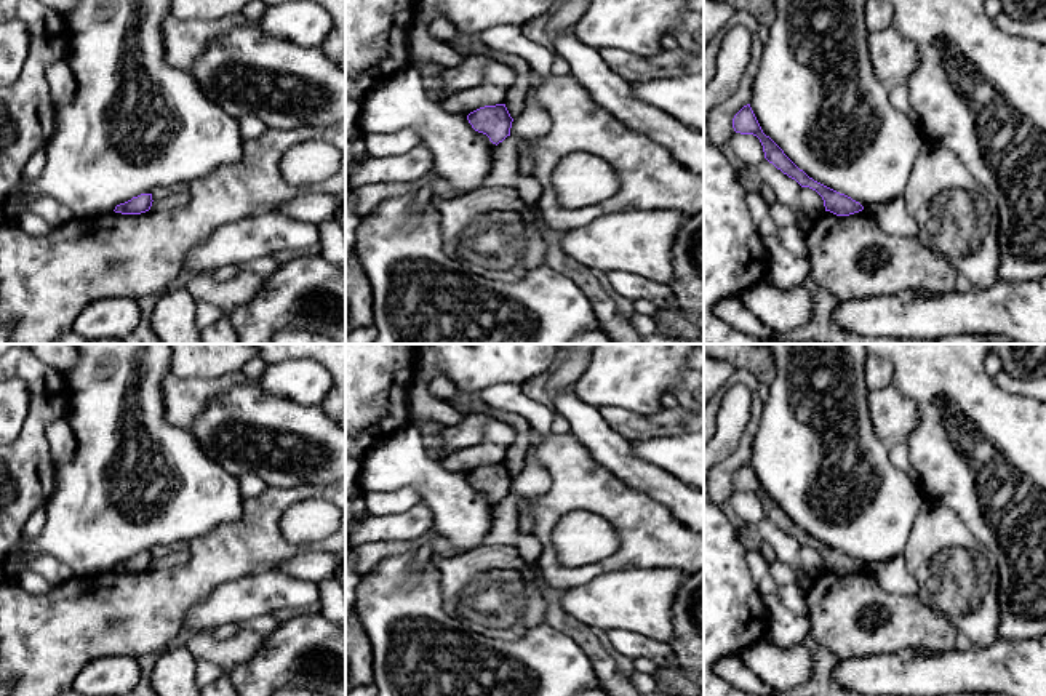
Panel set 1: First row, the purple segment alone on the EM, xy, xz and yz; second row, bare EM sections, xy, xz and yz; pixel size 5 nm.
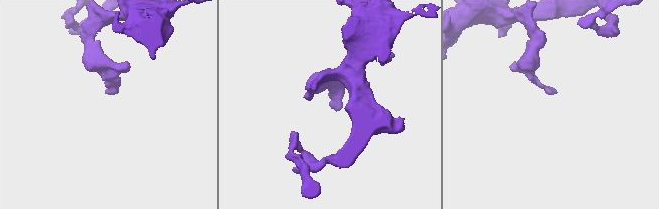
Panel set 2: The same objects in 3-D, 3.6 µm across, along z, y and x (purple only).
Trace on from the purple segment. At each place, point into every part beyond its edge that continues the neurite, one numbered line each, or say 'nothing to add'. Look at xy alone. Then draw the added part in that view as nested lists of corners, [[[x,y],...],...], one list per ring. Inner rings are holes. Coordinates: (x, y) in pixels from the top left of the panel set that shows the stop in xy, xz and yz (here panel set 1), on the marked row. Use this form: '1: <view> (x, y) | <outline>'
nothing to add

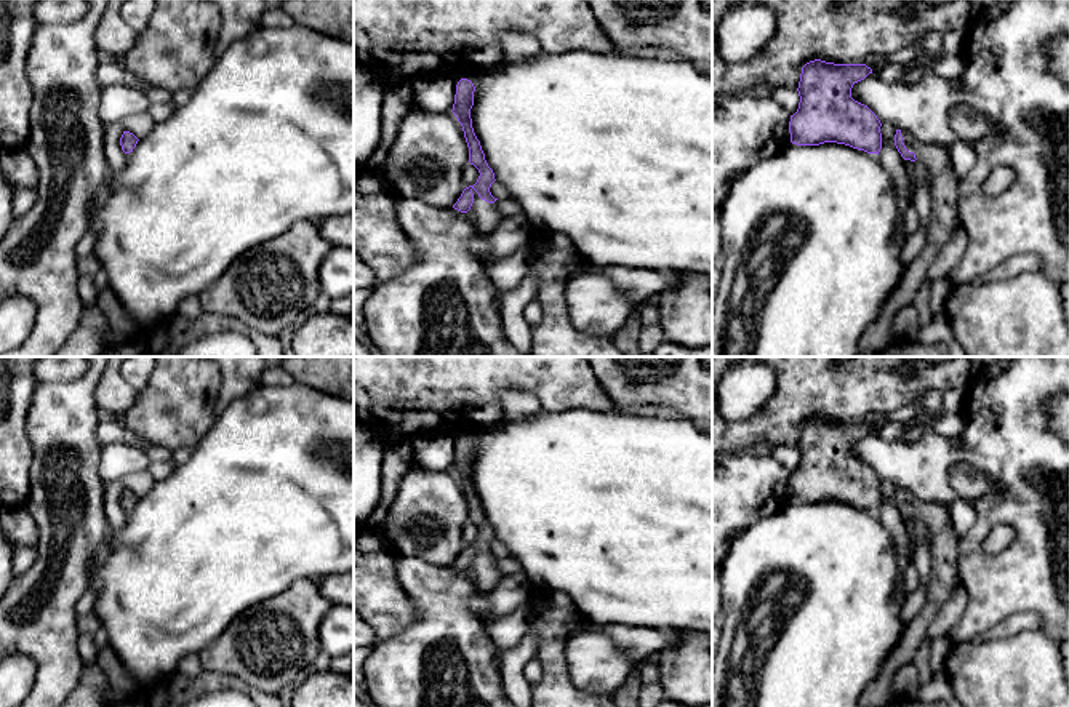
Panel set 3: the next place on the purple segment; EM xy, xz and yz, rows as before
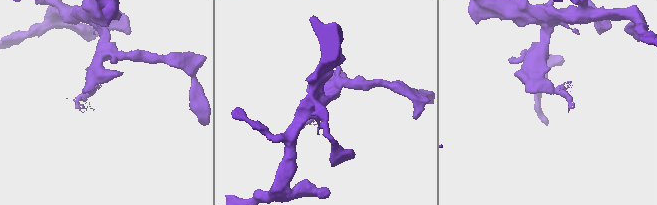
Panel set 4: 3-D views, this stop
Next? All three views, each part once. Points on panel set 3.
1: xz (487, 218) | [[[472,189],[474,203],[469,210],[475,230],[478,235],[485,237],[498,229],[504,216],[498,211],[496,202],[488,203],[478,197],[478,194]]]

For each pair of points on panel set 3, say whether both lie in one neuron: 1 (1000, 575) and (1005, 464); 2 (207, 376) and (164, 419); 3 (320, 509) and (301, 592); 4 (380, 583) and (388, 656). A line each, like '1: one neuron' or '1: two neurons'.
1: one neuron
2: one neuron
3: two neurons
4: two neurons

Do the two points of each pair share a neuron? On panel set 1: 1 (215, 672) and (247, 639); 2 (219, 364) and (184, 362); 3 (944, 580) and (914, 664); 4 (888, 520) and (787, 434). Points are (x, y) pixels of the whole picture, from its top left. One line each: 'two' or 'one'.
1: two
2: one
3: two
4: one

